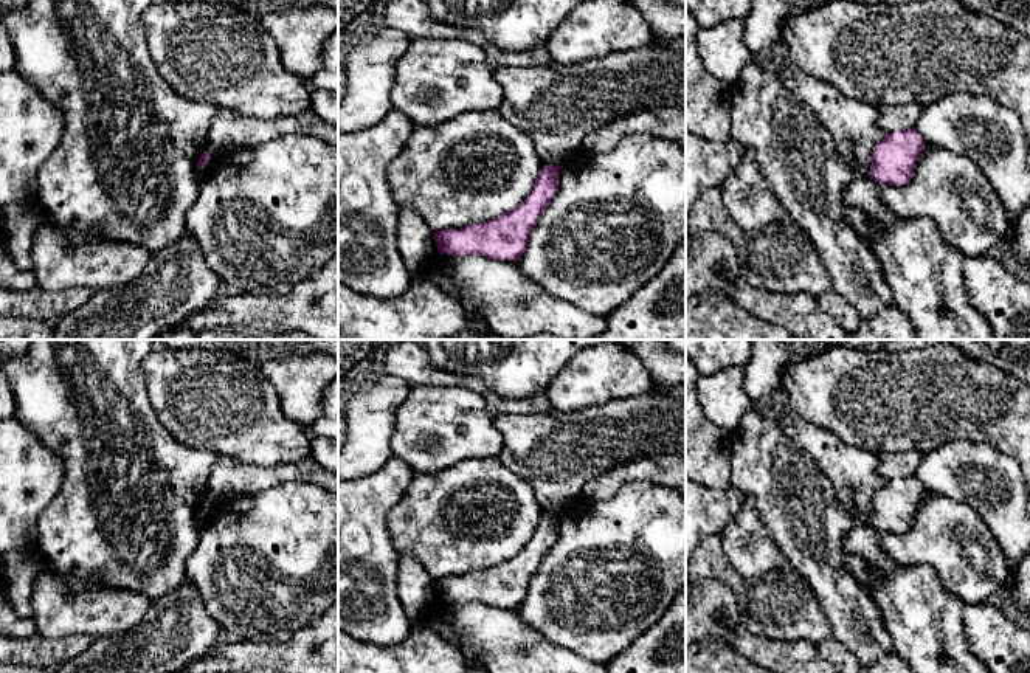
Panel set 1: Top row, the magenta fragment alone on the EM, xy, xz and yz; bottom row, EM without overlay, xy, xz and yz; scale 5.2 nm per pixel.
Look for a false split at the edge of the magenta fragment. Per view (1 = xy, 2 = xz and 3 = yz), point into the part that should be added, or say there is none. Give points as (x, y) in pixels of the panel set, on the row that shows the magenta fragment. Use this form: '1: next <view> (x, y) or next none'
1: next none
2: next none
3: next none

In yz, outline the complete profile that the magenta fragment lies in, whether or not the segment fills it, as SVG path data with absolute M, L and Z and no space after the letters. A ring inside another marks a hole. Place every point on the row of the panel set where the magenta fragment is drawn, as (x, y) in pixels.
M915 127L887 133L872 152L870 177L878 183L909 185L923 146Z

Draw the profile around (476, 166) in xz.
M490 109L462 113L433 127L416 127L402 152L391 161L388 180L396 203L414 211L436 233L482 223L512 211L531 194L543 166L534 141L498 110Z

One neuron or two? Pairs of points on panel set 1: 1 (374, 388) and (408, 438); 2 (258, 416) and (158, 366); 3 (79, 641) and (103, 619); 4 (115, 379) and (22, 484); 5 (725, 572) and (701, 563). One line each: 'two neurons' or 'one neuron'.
1: two neurons
2: one neuron
3: two neurons
4: two neurons
5: one neuron

